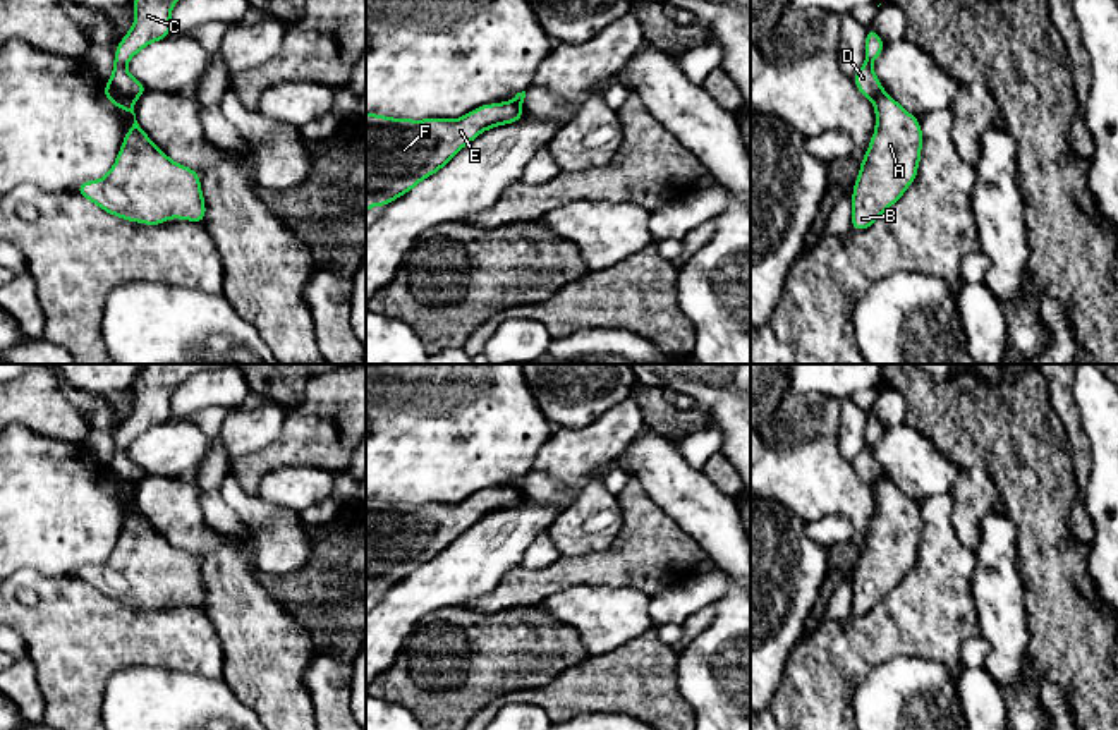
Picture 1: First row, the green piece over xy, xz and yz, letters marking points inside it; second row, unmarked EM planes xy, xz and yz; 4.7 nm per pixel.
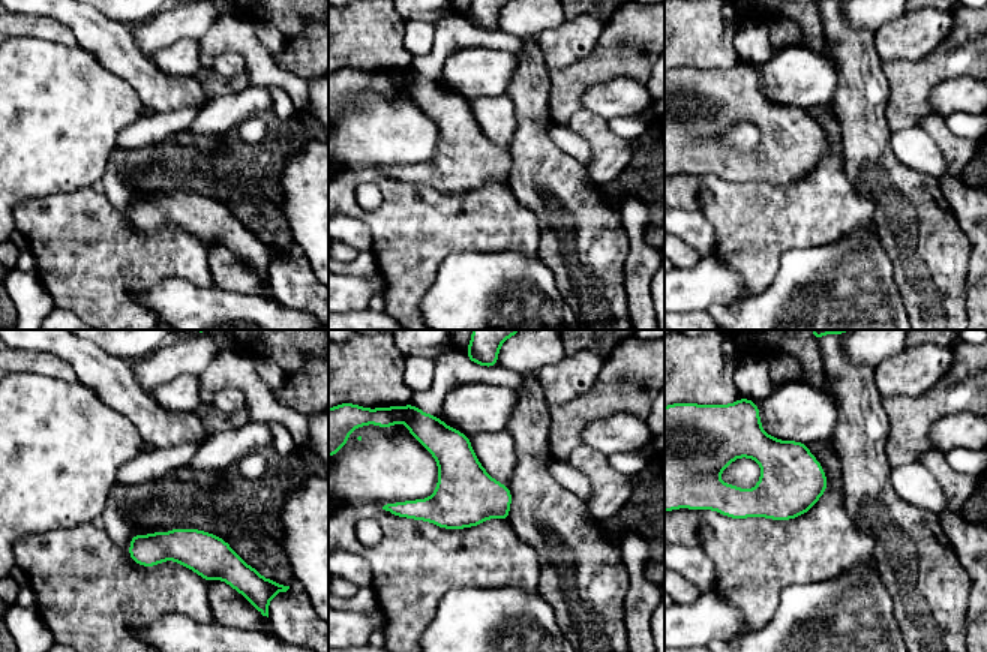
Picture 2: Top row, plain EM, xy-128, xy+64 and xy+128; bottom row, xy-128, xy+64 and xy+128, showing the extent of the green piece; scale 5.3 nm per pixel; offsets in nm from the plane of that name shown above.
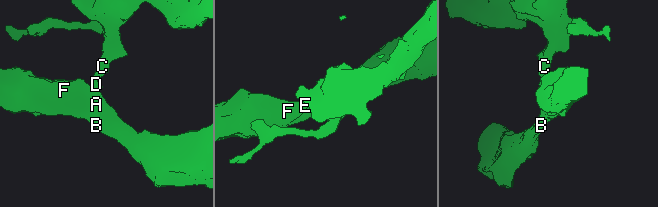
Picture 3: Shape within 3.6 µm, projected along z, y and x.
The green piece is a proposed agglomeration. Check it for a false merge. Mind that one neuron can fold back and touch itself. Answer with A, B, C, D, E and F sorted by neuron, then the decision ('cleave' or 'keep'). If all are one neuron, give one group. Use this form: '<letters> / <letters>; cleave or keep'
A B E F / C D; cleave

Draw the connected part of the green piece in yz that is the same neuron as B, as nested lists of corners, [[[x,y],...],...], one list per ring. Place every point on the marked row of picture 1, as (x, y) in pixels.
[[[888,93],[874,100],[876,129],[852,196],[852,230],[869,228],[915,180],[922,149],[922,129]]]

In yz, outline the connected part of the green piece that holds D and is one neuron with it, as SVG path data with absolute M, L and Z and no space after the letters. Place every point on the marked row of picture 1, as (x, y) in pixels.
M869 26L866 34L866 62L854 76L857 89L867 100L874 100L883 91L878 76L872 72L872 62L881 55L883 48L881 36Z

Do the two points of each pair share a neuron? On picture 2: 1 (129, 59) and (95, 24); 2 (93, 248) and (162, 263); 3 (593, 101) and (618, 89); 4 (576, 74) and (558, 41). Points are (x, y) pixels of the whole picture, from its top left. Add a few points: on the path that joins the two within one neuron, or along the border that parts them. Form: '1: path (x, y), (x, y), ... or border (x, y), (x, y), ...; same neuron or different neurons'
1: path (120, 50), (104, 33); same neuron
2: path (110, 260), (146, 260); same neuron
3: path (599, 99), (608, 99), (612, 95); same neuron
4: border (599, 41), (584, 57), (551, 71); different neurons

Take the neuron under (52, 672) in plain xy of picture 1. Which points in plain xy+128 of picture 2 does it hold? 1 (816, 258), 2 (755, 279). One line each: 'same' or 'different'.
1: different
2: same

